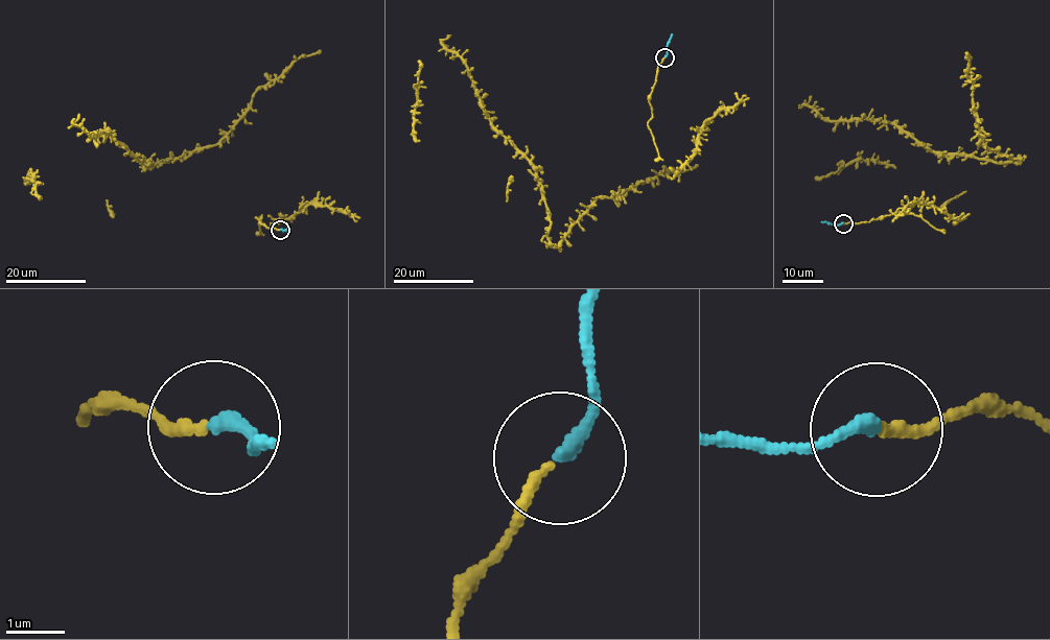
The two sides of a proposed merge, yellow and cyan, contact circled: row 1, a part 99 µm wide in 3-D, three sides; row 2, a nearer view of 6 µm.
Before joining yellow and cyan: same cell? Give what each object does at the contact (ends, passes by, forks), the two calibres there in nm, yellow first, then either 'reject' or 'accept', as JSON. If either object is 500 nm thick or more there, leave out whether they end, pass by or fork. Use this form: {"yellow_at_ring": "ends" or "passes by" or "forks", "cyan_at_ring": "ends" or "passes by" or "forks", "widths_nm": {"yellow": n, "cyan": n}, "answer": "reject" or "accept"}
{"yellow_at_ring": "ends", "cyan_at_ring": "ends", "widths_nm": {"yellow": 180, "cyan": 240}, "answer": "accept"}

